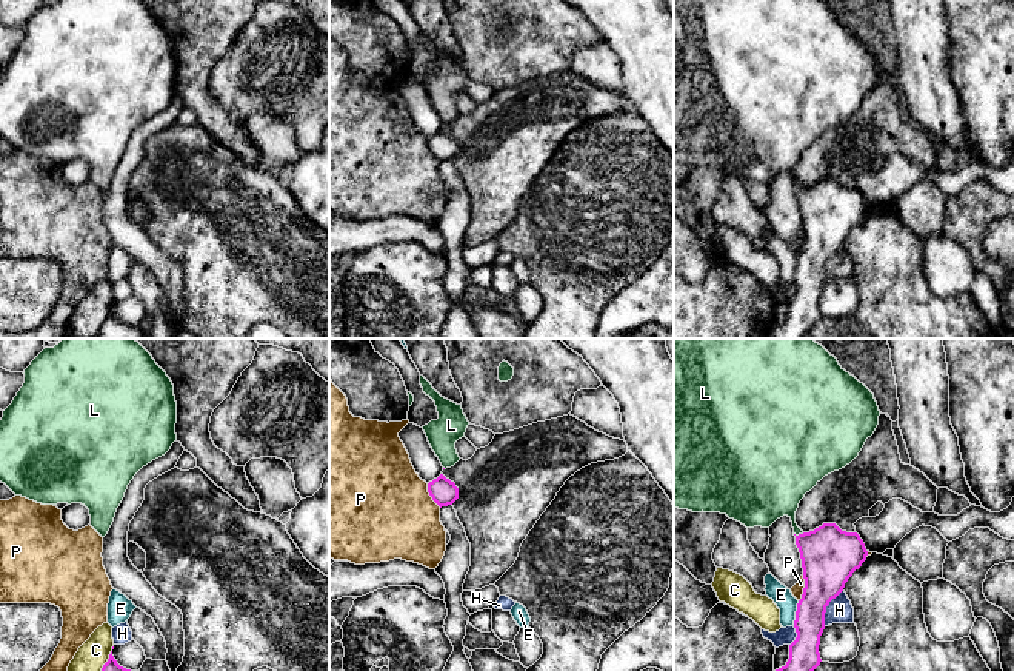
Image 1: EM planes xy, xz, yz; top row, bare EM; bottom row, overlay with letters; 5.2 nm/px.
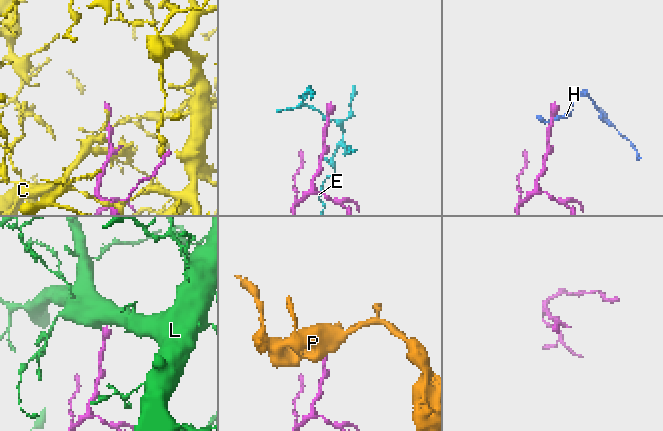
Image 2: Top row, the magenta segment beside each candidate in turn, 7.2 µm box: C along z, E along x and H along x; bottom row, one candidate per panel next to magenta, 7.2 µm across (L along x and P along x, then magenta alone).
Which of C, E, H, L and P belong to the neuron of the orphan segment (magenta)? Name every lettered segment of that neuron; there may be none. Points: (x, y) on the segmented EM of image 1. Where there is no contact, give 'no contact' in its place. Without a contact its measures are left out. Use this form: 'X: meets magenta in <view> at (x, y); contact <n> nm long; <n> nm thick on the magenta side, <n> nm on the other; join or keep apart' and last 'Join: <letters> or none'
C: meets magenta in xy at (110, 657); contact 150 nm long; 60 nm thick on the magenta side, 160 nm on the other; keep apart
E: meets magenta in yz at (796, 613); contact 130 nm long; 220 nm thick on the magenta side, 100 nm on the other; keep apart
H: meets magenta in yz at (825, 608); contact 220 nm long; 280 nm thick on the magenta side, 130 nm on the other; keep apart
L: meets magenta in yz at (799, 534); contact 60 nm long; 300 nm thick on the magenta side, 260 nm on the other; join
P: meets magenta in yz at (803, 588); contact 150 nm long; 300 nm thick on the magenta side, 60 nm on the other; keep apart
Join: L

